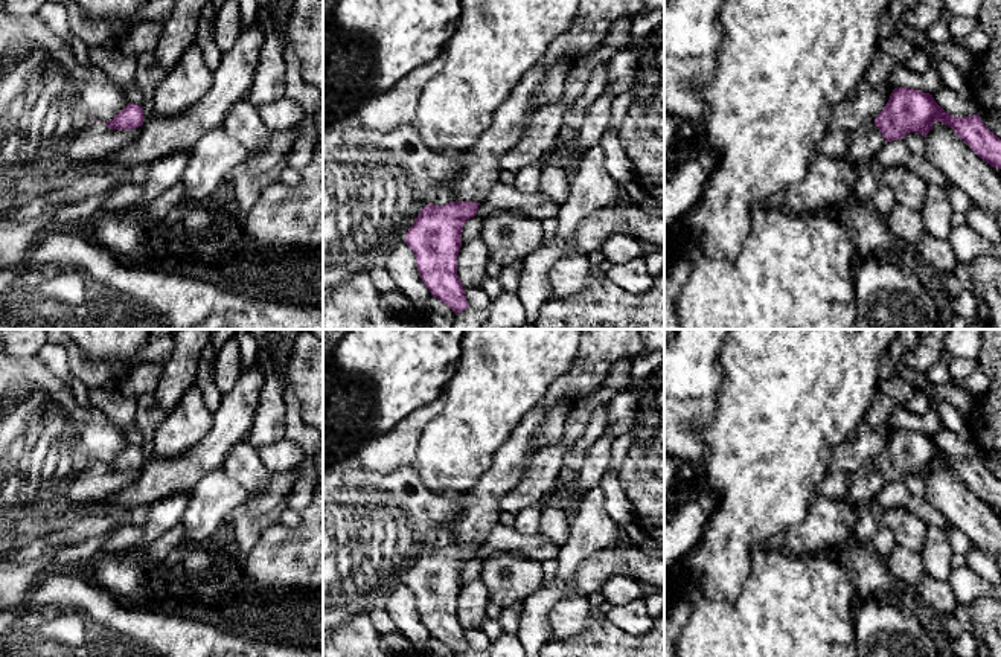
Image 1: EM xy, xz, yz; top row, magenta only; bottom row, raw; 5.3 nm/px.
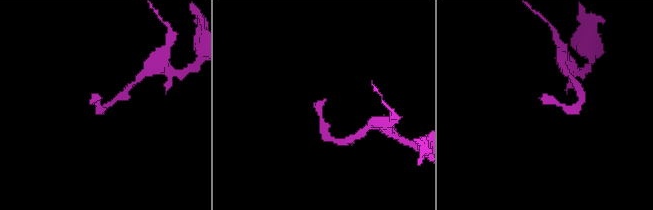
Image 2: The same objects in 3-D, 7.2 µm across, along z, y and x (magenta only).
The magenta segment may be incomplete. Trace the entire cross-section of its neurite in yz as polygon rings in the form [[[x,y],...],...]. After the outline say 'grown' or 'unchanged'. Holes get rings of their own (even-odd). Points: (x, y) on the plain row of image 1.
[[[908,428],[894,430],[875,462],[847,473],[829,470],[817,486],[817,495],[850,506],[875,505],[887,483],[903,480],[908,474],[925,479],[935,462],[951,468],[992,509],[1001,511],[1001,480],[984,466],[980,456],[952,457],[934,442],[932,436]]]; grown

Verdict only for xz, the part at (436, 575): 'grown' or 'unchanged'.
grown

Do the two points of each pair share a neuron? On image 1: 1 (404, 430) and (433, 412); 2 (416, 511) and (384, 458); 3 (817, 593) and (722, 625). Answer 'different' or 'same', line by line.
1: same
2: different
3: same

